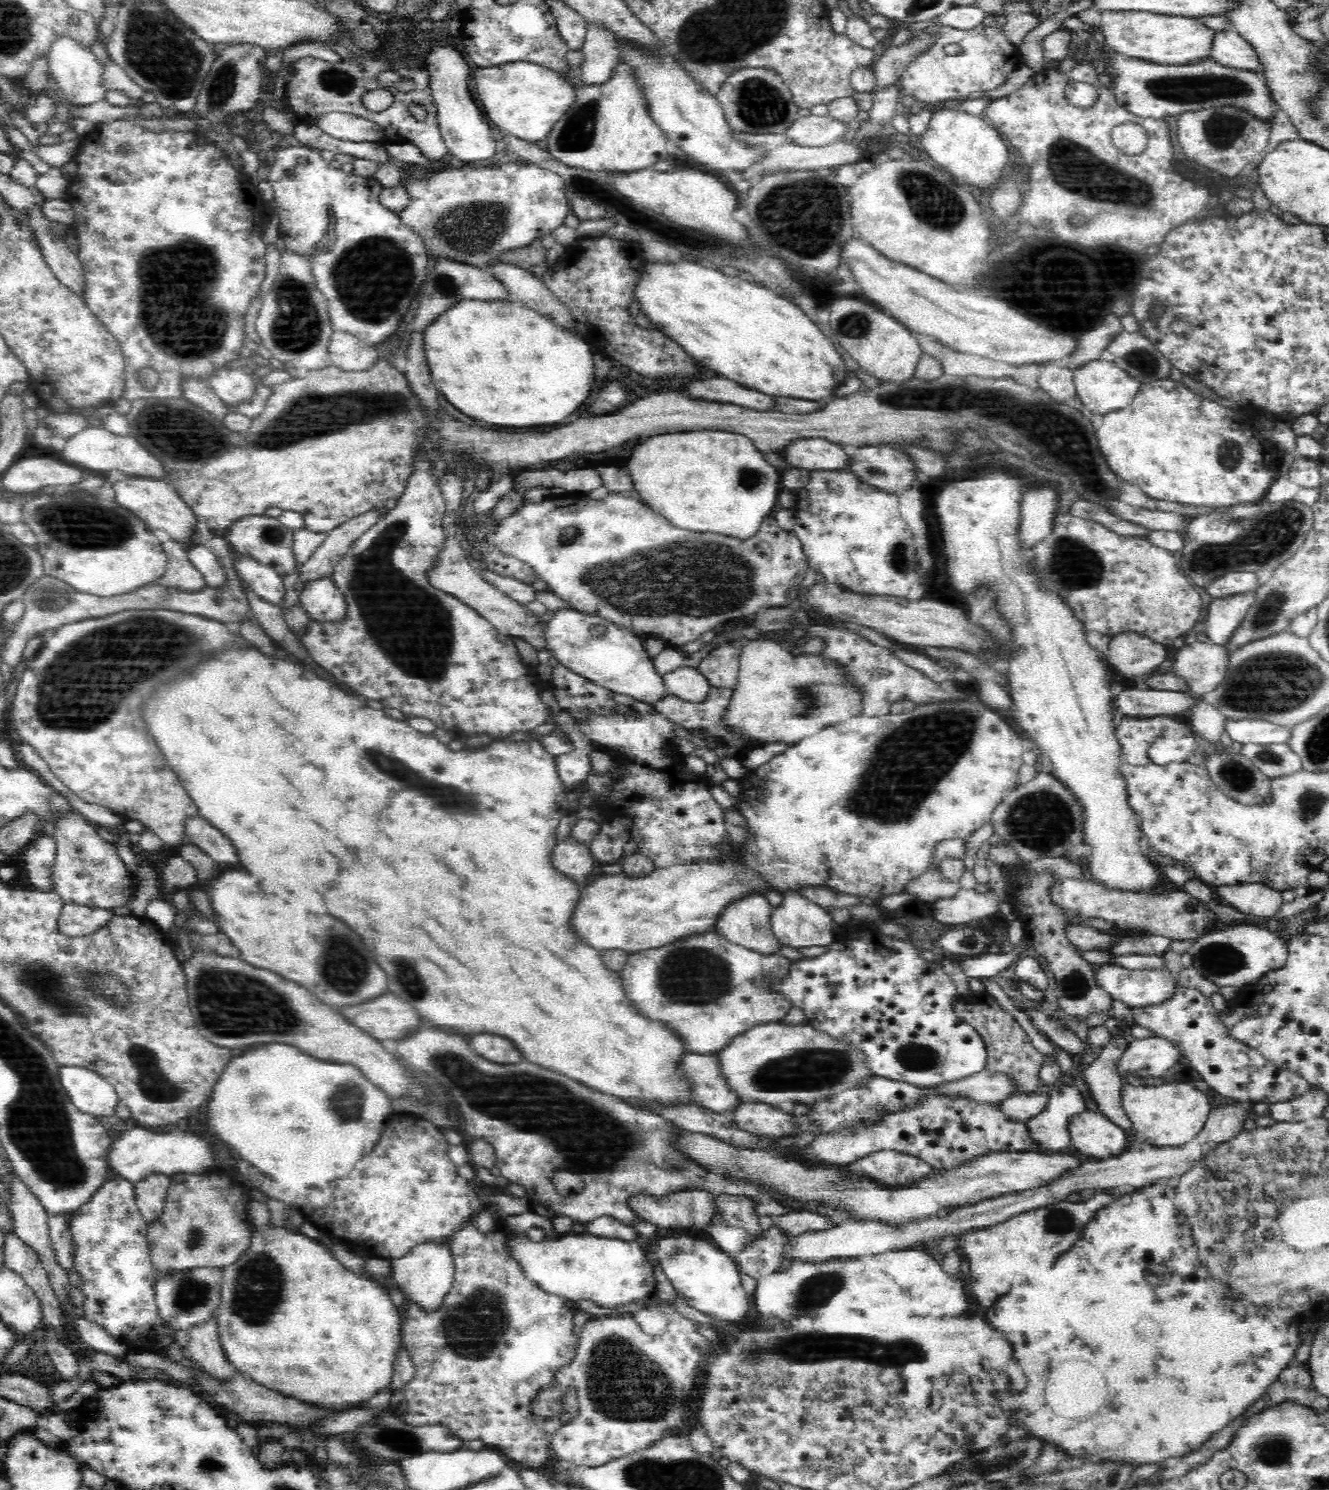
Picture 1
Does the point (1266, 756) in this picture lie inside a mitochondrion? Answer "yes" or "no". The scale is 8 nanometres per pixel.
yes

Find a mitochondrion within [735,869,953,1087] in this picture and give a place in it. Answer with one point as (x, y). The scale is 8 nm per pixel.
(918, 1057)

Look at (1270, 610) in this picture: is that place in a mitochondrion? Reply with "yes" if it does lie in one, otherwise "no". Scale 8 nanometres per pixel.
yes

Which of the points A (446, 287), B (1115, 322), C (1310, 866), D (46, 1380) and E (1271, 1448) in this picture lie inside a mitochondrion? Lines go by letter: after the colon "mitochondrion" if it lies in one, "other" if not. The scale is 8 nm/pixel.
A: mitochondrion
B: other
C: other
D: other
E: mitochondrion

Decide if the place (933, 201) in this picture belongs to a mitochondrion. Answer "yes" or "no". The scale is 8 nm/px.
yes

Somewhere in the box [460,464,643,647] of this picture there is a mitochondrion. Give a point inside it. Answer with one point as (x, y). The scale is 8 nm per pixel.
(567, 535)

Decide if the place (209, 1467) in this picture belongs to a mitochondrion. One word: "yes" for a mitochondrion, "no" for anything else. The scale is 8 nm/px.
yes

